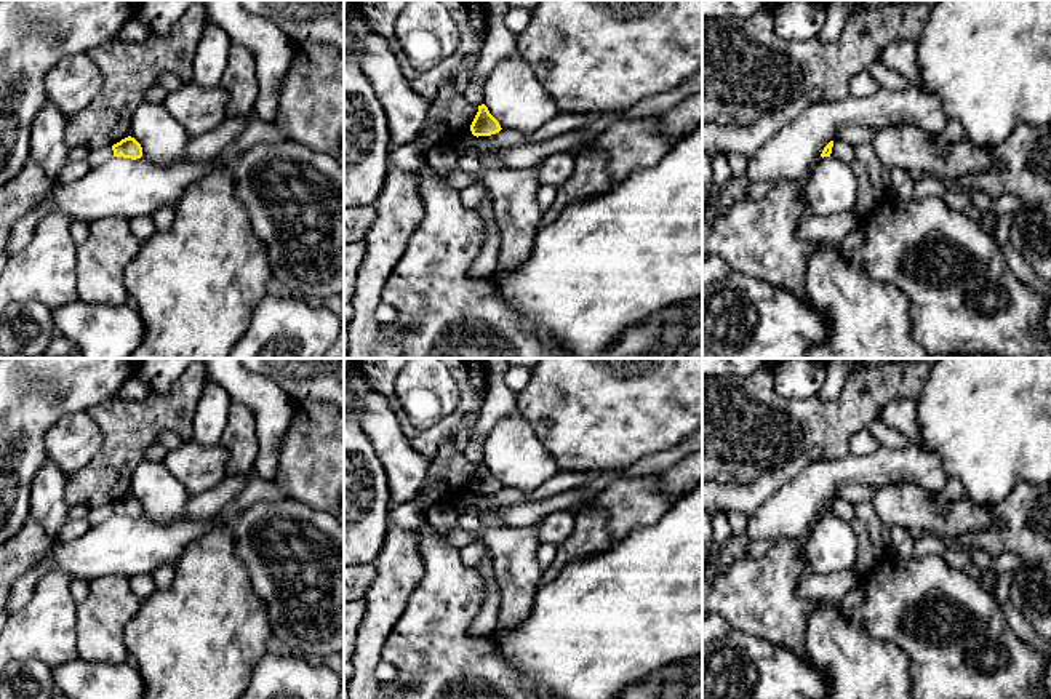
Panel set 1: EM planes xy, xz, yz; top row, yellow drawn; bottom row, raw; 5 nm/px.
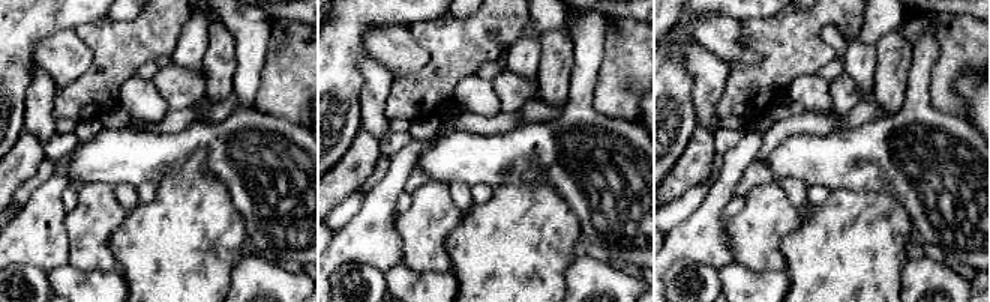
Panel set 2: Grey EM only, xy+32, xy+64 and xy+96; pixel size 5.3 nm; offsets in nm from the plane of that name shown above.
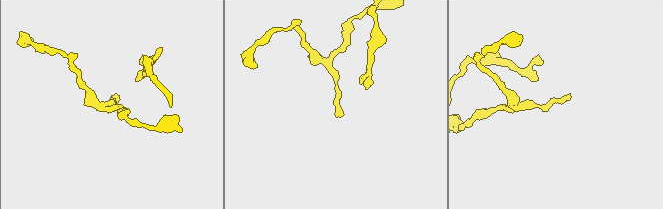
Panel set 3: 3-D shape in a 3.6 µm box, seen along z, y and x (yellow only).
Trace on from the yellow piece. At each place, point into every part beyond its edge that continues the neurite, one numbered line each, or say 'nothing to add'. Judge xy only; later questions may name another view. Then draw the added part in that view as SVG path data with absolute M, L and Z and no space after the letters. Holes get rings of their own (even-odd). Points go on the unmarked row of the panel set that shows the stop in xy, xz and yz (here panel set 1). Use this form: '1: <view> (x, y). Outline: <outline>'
nothing to add

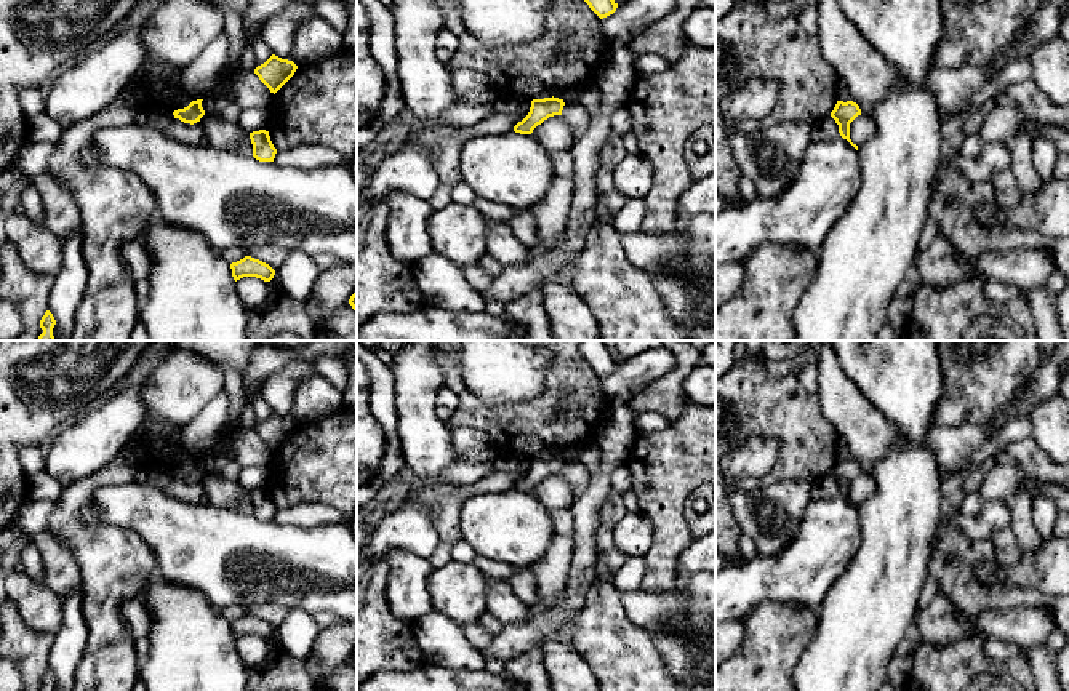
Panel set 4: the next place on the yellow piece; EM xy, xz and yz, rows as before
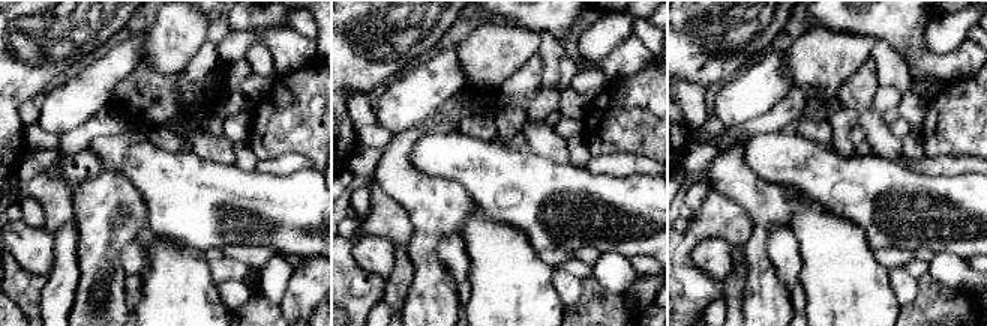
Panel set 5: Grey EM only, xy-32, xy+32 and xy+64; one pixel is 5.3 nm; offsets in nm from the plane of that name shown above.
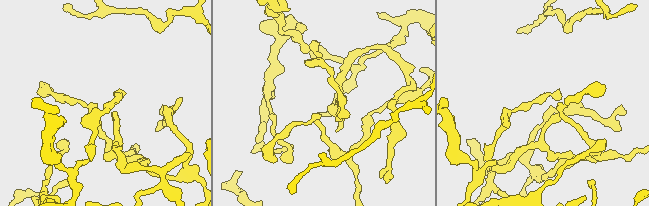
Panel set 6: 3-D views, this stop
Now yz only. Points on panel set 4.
nothing to add

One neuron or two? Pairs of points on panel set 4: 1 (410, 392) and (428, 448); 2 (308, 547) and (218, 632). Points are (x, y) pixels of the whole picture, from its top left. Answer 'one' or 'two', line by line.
1: one
2: two

